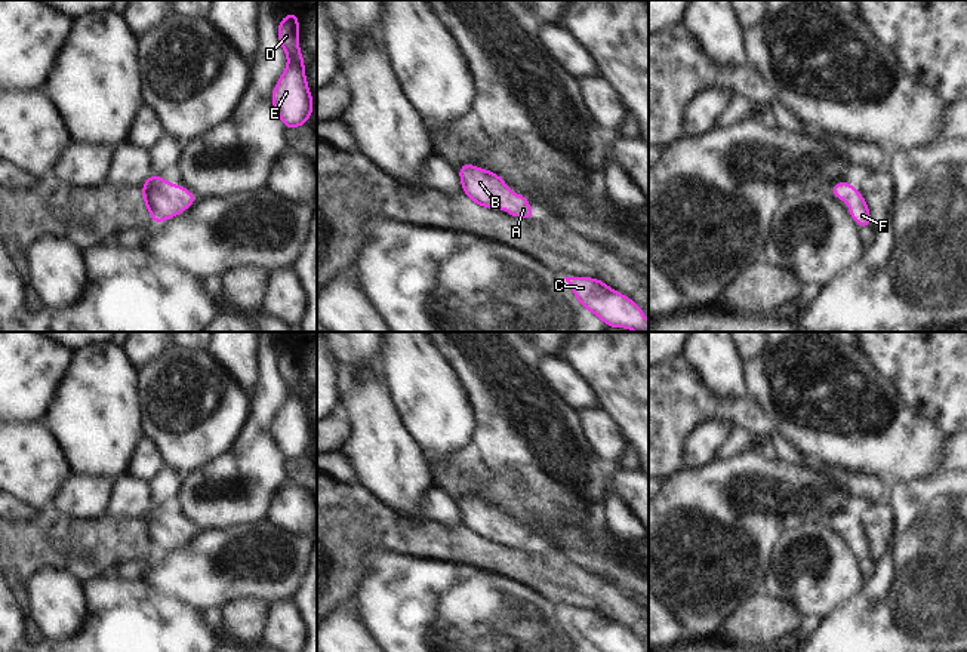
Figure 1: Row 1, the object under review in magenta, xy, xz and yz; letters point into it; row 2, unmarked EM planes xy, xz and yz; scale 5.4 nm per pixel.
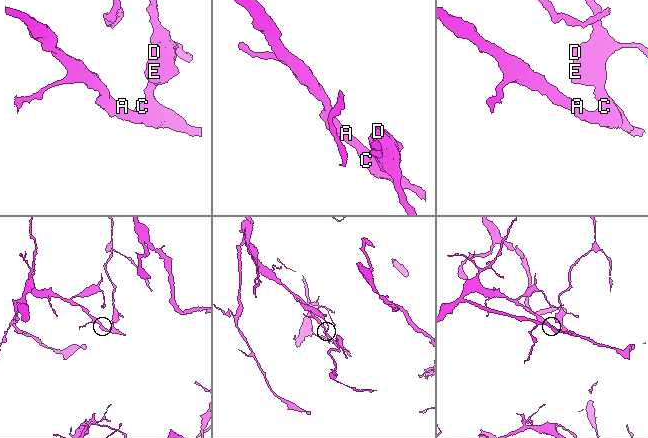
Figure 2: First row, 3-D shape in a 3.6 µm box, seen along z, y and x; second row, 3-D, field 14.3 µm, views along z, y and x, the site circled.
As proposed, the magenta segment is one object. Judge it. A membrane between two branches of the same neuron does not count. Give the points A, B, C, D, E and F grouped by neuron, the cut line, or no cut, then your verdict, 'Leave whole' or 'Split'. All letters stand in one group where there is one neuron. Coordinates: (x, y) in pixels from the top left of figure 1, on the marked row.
Groups: A B C D E F. No split. Leave whole

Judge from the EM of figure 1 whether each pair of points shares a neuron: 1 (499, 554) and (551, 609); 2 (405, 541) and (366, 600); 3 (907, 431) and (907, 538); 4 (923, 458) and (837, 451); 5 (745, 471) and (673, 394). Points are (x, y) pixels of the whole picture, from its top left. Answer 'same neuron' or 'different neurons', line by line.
1: different neurons
2: different neurons
3: different neurons
4: same neuron
5: different neurons

